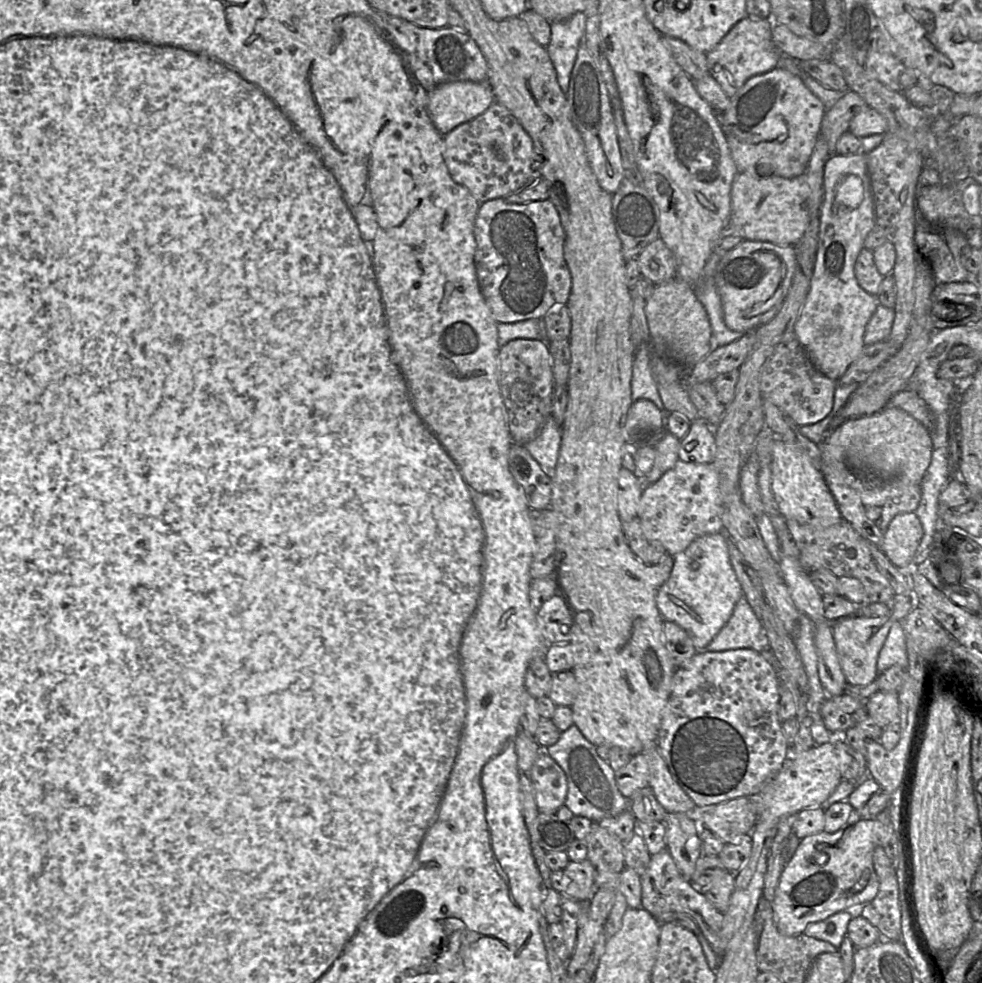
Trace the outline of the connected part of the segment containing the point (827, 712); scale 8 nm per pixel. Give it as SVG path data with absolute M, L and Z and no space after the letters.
M847 694L826 696L820 714L826 729L833 735L842 735L858 721L868 717L865 701Z

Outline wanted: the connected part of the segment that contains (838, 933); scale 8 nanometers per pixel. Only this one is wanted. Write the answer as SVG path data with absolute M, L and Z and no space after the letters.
M839 911L822 921L810 923L804 933L812 938L828 942L838 949L846 936L847 926L852 918L847 911Z

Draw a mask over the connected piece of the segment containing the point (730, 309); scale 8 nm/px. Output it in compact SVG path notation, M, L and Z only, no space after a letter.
M743 240L721 258L715 284L720 296L725 324L733 331L747 333L769 322L786 299L795 272L793 246Z

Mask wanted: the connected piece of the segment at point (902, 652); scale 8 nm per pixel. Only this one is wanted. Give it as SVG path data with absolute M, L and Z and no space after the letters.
M895 621L889 629L877 658L877 671L882 673L893 665L906 669L908 666L906 637L900 621Z

